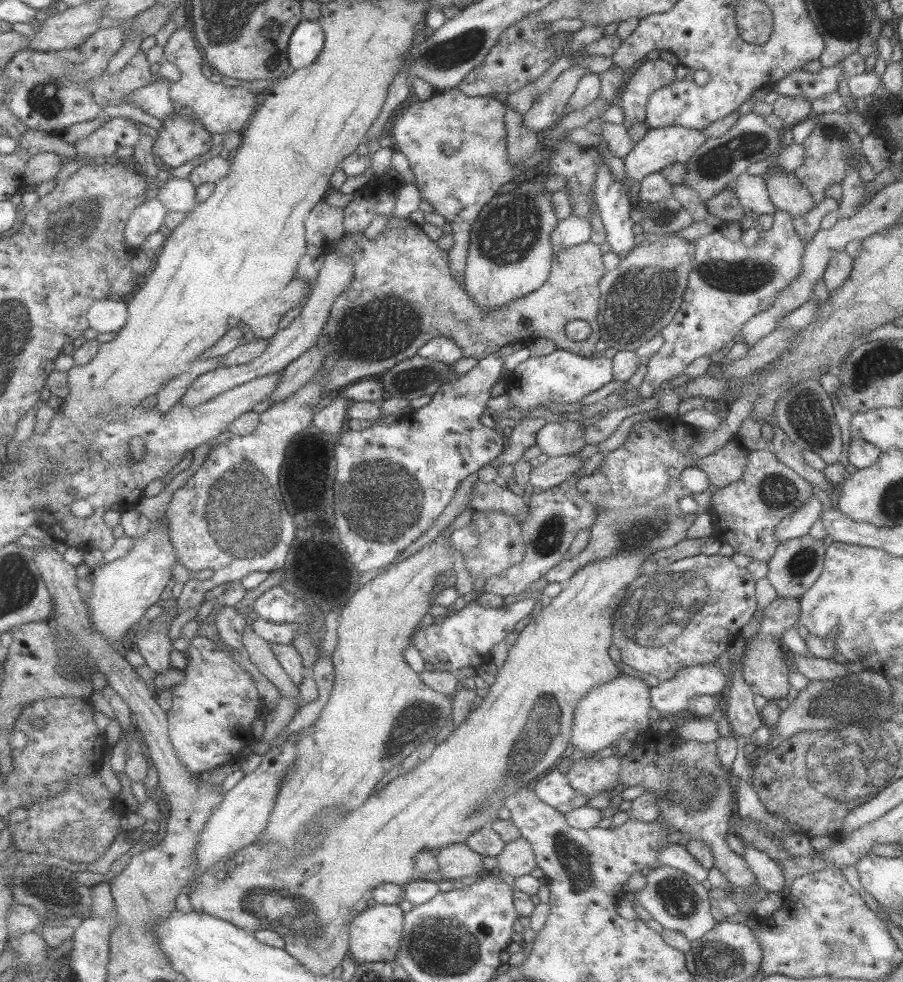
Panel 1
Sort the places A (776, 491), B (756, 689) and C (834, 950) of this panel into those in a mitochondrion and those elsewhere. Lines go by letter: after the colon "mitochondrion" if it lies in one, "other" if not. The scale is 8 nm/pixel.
A: mitochondrion
B: other
C: mitochondrion

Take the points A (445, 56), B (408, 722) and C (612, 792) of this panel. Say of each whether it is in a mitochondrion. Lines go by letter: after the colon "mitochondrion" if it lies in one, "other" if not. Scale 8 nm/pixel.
A: mitochondrion
B: mitochondrion
C: other

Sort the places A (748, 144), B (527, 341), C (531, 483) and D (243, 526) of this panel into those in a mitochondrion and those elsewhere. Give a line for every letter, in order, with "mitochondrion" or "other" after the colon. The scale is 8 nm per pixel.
A: mitochondrion
B: other
C: other
D: mitochondrion

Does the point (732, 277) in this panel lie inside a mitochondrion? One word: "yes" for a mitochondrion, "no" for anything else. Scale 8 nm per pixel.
yes

